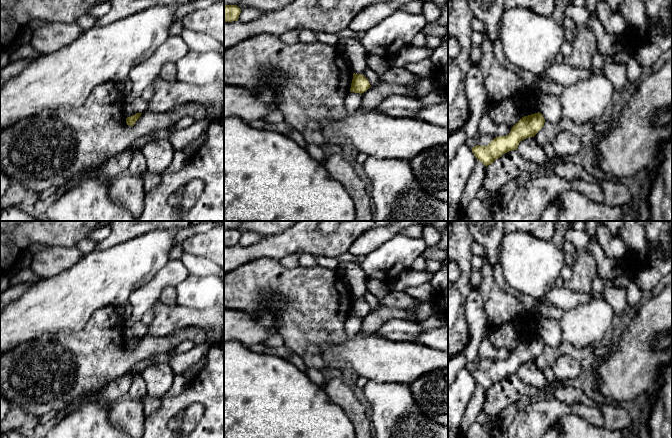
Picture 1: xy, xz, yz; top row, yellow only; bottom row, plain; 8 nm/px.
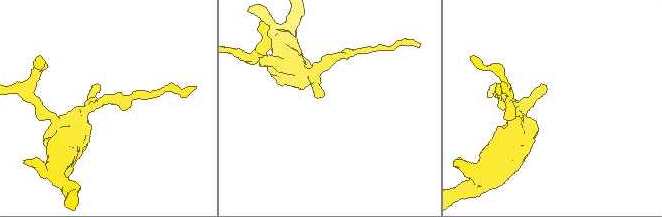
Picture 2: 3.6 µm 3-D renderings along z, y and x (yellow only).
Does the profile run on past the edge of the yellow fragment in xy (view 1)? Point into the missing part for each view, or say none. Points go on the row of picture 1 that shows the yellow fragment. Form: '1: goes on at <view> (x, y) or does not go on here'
1: does not go on here

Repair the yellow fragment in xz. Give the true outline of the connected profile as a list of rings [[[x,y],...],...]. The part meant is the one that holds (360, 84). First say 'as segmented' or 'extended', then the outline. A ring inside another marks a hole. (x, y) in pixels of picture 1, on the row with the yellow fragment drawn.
as segmented | [[[353,73],[350,92],[362,94],[371,87],[369,81],[364,75]]]

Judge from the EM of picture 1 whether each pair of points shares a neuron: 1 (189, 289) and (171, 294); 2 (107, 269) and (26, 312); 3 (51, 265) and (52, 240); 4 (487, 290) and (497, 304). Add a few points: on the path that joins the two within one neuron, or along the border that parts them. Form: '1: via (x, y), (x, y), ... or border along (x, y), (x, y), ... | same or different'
1: border along (174, 287), (178, 304) | different
2: via (87, 286), (63, 304), (46, 308) | same
3: border along (73, 246), (50, 247) | different
4: via (490, 293), (496, 301) | same

